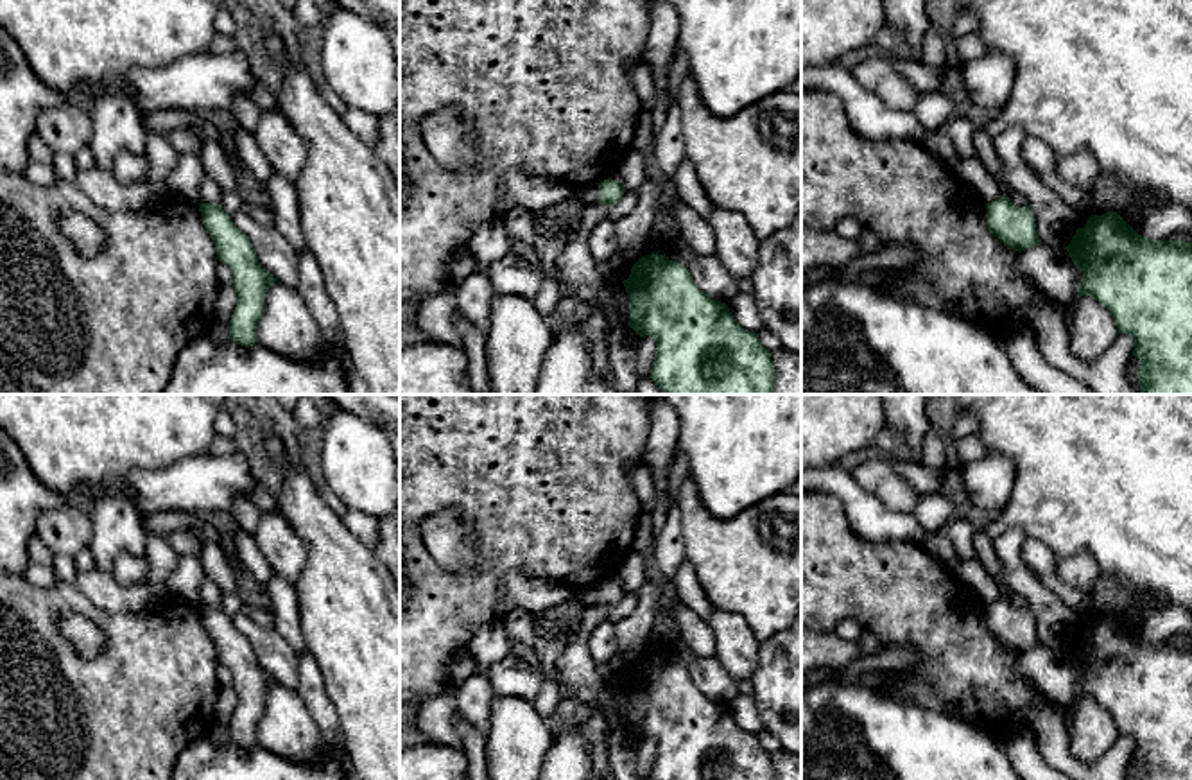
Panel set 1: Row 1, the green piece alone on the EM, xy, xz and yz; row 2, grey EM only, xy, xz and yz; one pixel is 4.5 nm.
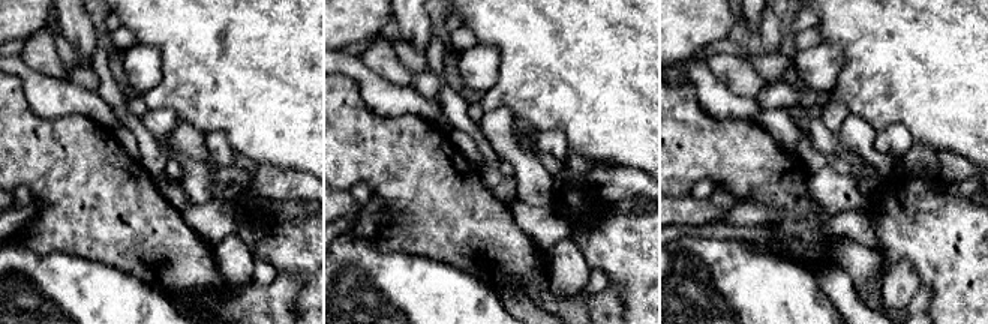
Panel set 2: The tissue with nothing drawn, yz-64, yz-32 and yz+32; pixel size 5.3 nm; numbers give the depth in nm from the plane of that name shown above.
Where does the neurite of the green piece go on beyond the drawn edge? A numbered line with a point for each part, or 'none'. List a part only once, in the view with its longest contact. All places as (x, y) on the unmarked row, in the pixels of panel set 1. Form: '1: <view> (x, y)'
none

